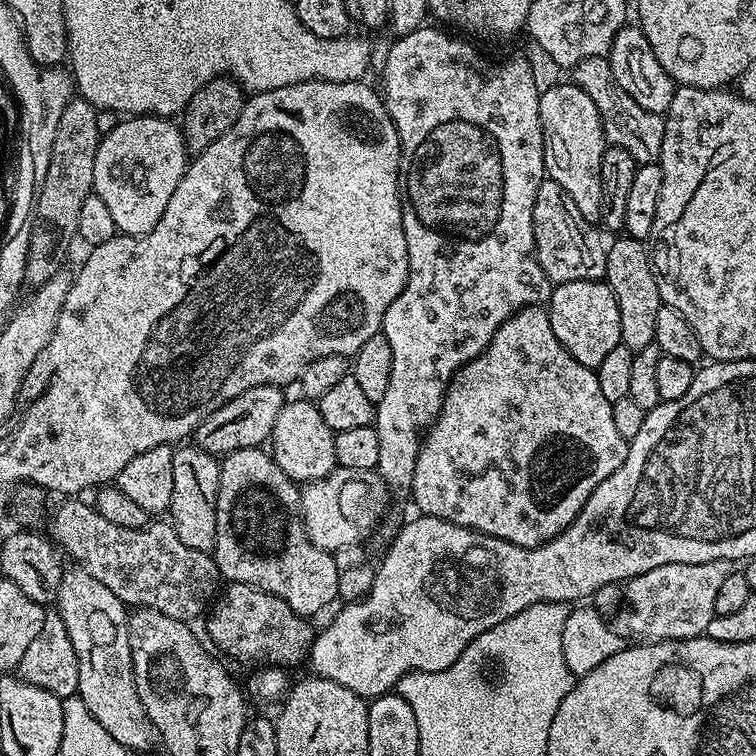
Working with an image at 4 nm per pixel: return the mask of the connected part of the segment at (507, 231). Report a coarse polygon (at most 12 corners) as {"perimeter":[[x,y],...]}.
{"perimeter":[[443,27],[384,60],[406,286],[380,473],[456,373],[547,305],[540,94]]}

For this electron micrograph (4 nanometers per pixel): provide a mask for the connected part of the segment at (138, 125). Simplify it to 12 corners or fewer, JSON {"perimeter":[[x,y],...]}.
{"perimeter":[[129,115],[101,135],[95,196],[145,236],[190,153],[179,123]]}

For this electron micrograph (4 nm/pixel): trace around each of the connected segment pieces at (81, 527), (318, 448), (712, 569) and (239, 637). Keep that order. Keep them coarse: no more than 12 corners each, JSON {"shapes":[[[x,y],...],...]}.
{"shapes":[[[70,498],[49,537],[127,607],[184,623],[220,583],[169,521]],[[289,399],[270,437],[291,480],[338,466],[336,433],[319,407]],[[731,560],[627,581],[615,627],[646,644],[703,636]],[[248,583],[215,599],[206,632],[234,658],[289,666],[316,632]]]}

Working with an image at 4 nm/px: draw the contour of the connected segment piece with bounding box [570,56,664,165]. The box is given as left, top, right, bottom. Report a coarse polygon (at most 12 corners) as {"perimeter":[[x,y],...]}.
{"perimeter":[[605,57],[570,76],[598,106],[604,138],[637,165],[659,161],[664,116],[642,110]]}

